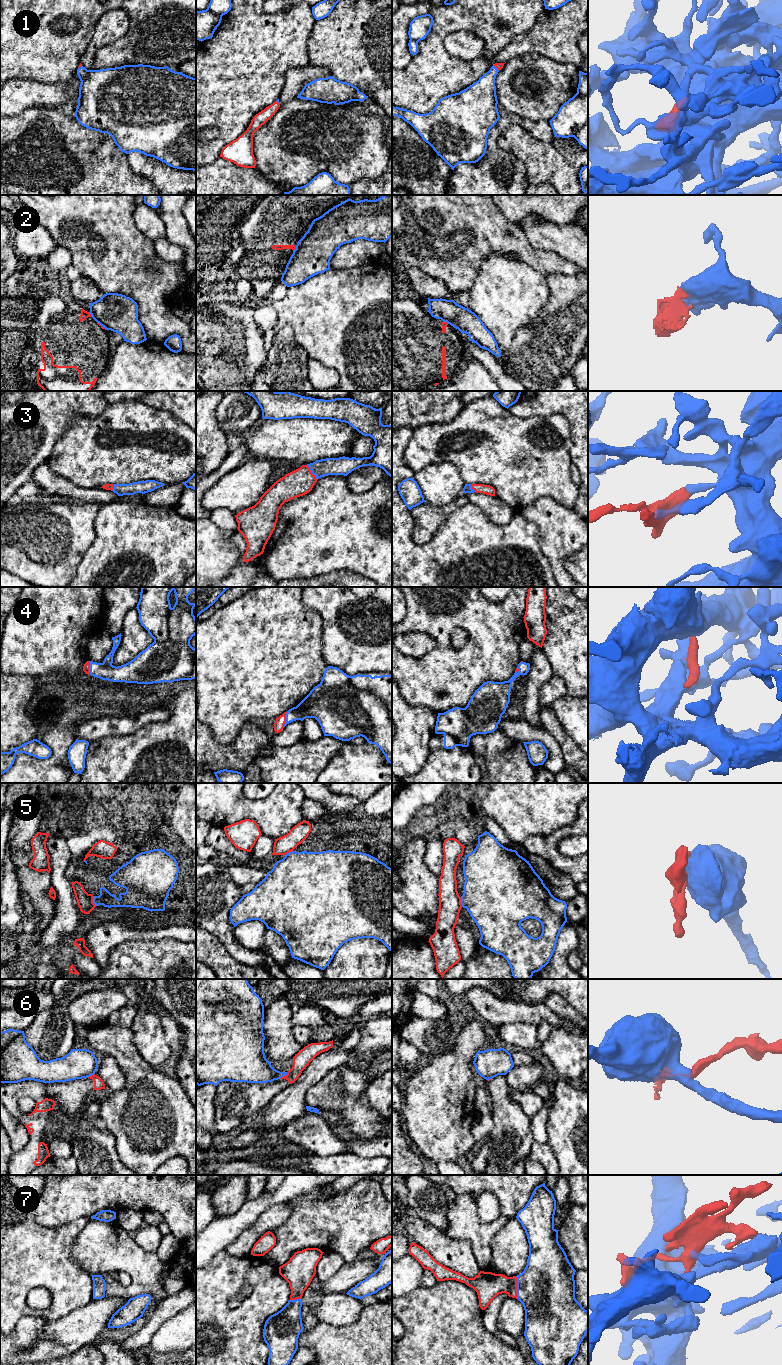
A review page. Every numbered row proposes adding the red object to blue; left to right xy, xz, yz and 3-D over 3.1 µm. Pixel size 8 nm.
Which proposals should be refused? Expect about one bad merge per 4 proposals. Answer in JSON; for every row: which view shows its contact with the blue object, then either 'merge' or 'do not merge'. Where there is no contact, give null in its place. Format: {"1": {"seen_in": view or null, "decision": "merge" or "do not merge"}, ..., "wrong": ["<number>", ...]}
{"1": {"seen_in": "yz", "decision": "merge"}, "2": {"seen_in": "xz", "decision": "do not merge"}, "3": {"seen_in": "xz", "decision": "merge"}, "4": {"seen_in": "xz", "decision": "merge"}, "5": {"seen_in": "xy", "decision": "do not merge"}, "6": {"seen_in": "xz", "decision": "do not merge"}, "7": {"seen_in": "yz", "decision": "merge"}, "wrong": ["2", "5", "6"]}

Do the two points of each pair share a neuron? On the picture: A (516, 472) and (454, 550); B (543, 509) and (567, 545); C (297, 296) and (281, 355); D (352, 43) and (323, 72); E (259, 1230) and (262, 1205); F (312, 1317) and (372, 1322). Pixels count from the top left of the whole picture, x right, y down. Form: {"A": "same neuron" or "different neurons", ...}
{"A": "different neurons", "B": "same neuron", "C": "different neurons", "D": "different neurons", "E": "different neurons", "F": "different neurons"}

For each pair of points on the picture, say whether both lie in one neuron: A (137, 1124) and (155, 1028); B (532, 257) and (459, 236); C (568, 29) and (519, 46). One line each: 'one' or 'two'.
A: two
B: one
C: one

